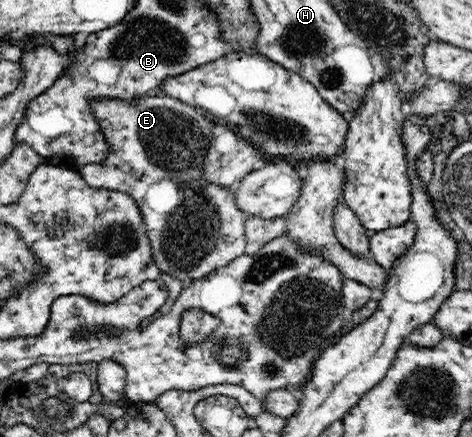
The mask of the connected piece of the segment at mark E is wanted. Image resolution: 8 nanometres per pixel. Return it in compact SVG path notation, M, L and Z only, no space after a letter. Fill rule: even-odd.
M165 94L149 95L133 102L103 98L93 103L93 111L110 151L102 163L86 164L78 172L93 188L118 190L136 200L151 243L153 261L160 272L189 284L247 254L244 233L247 216L237 207L233 192L209 184L203 177L203 160L212 142L214 122L204 111ZM161 180L179 184L179 202L165 198L163 206L163 198L157 192L153 190L149 194L149 186Z

